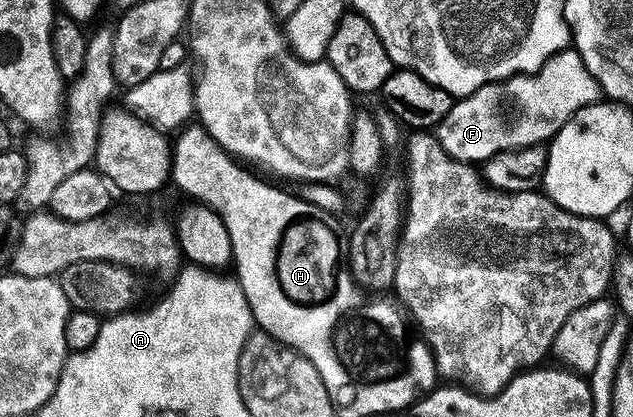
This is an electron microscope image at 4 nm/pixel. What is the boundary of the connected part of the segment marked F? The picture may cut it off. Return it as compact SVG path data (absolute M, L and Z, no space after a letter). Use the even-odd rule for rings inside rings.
M571 47L565 49L563 53L558 53L550 60L547 65L539 71L539 73L529 73L523 77L513 77L507 81L501 81L495 85L489 85L488 87L482 87L480 91L476 91L476 95L471 97L464 97L455 100L452 107L452 115L448 115L448 119L444 119L444 123L438 126L436 130L436 136L438 141L444 147L444 151L452 159L457 161L464 161L467 163L485 163L490 161L494 156L500 155L502 152L516 152L518 150L532 148L534 146L545 146L547 143L553 141L555 135L561 131L568 124L569 121L574 118L577 113L584 111L590 105L597 105L600 101L600 90L596 79L588 71L588 67L584 67L584 59L579 55L578 50Z

